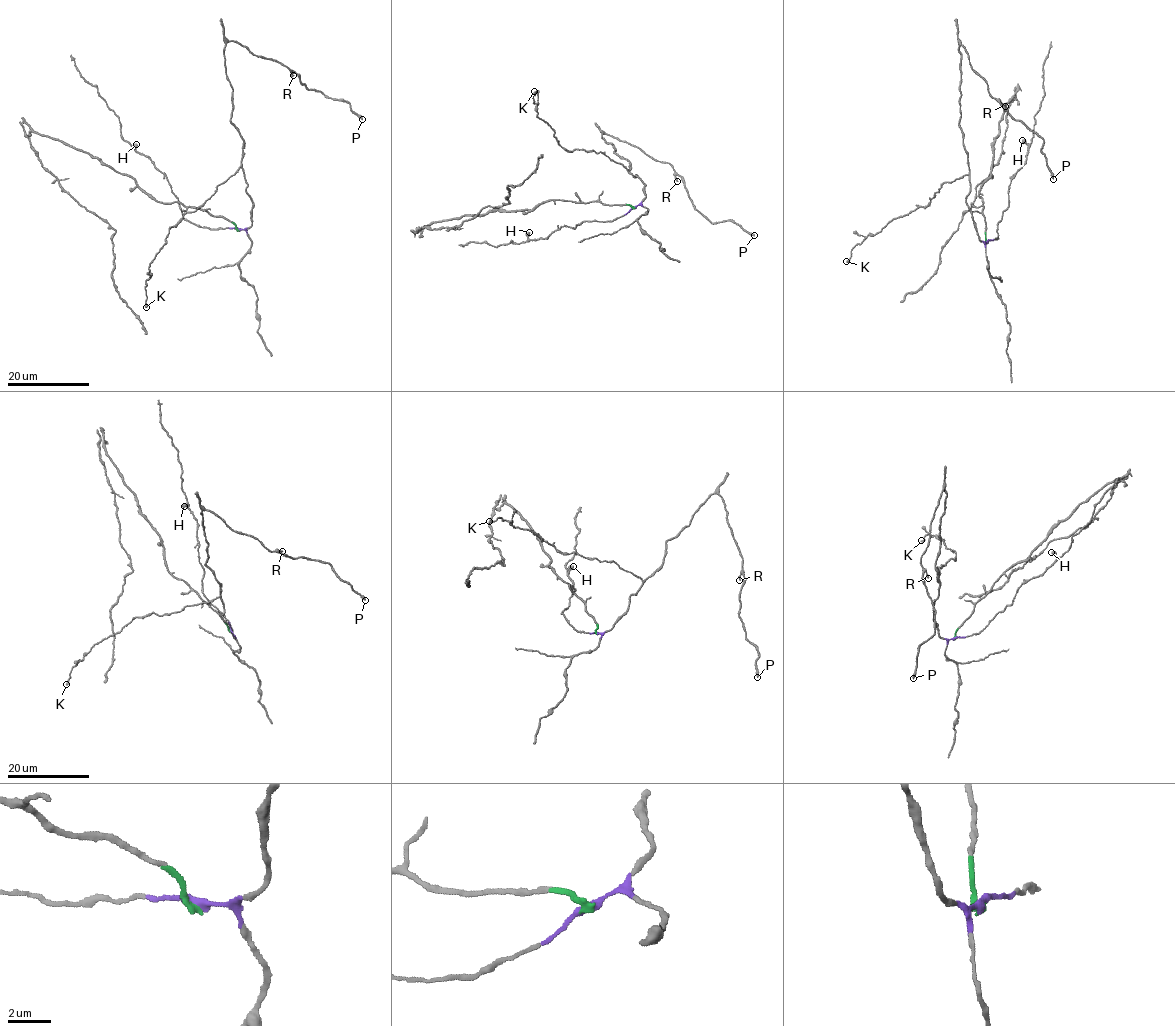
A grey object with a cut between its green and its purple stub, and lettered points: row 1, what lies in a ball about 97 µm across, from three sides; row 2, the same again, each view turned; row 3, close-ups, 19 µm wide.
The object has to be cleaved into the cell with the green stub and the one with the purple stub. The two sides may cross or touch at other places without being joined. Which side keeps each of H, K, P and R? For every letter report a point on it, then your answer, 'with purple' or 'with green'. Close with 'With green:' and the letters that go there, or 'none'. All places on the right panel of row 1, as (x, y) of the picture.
H: (1022, 140) | with purple
K: (846, 261) | with purple
P: (1053, 179) | with purple
R: (1005, 106) | with purple
With green: none

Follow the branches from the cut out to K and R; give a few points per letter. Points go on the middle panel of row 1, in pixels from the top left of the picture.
K: (633, 207), (646, 196), (644, 183), (601, 152), (569, 152), (560, 145), (550, 125), (536, 115), (534, 91)
R: (633, 207), (645, 197), (644, 183), (602, 133), (667, 162), (677, 181)

